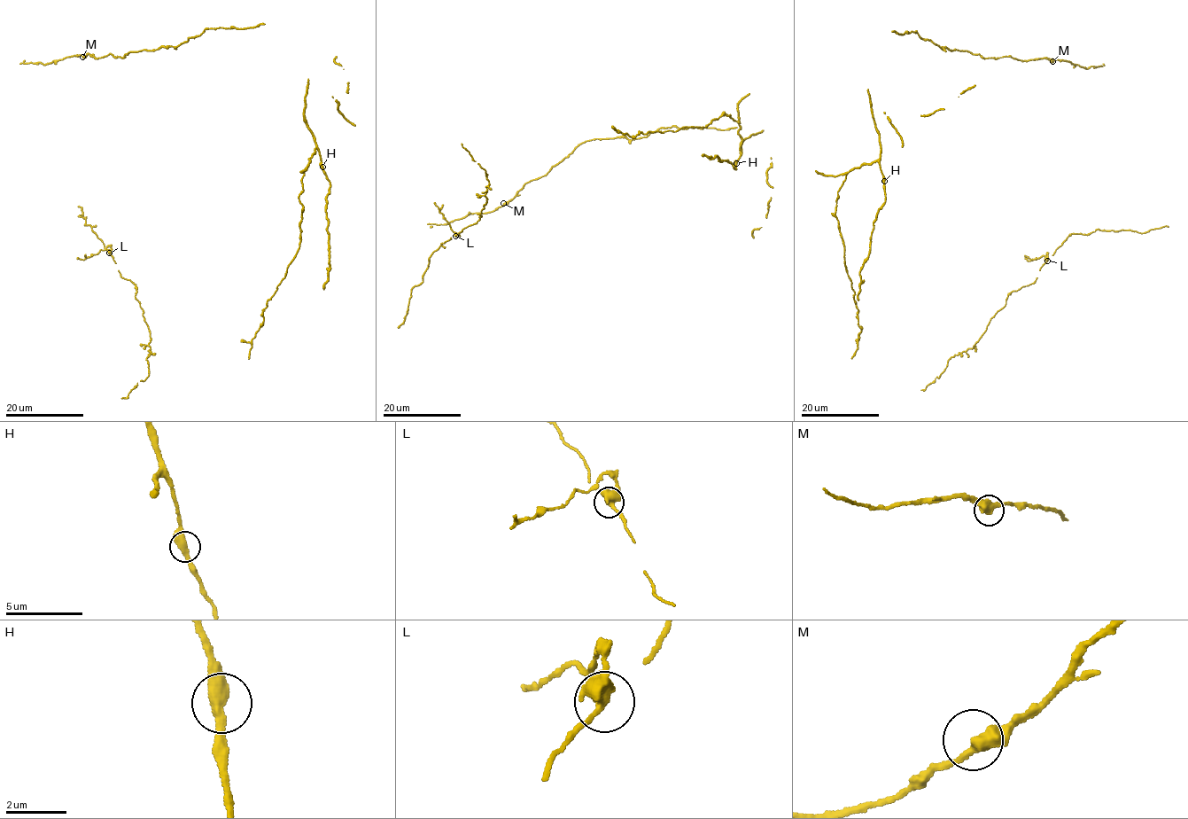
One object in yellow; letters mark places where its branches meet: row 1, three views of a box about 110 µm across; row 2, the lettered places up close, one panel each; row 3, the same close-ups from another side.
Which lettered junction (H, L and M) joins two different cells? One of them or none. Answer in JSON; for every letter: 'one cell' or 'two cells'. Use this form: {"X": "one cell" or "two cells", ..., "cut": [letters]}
{"H": "one cell", "L": "two cells", "M": "one cell", "cut": ["L"]}

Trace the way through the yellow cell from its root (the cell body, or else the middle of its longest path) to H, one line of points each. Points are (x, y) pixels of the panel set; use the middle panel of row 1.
H: (764, 130), (742, 140), (741, 156), (736, 163)

